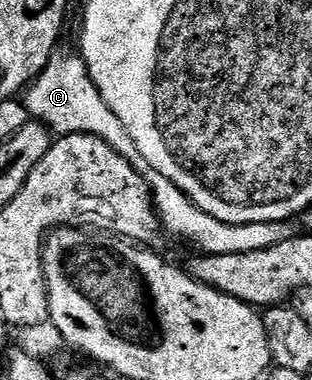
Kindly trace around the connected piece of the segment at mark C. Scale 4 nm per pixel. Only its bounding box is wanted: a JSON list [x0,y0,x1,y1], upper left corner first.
[24,49,296,255]

